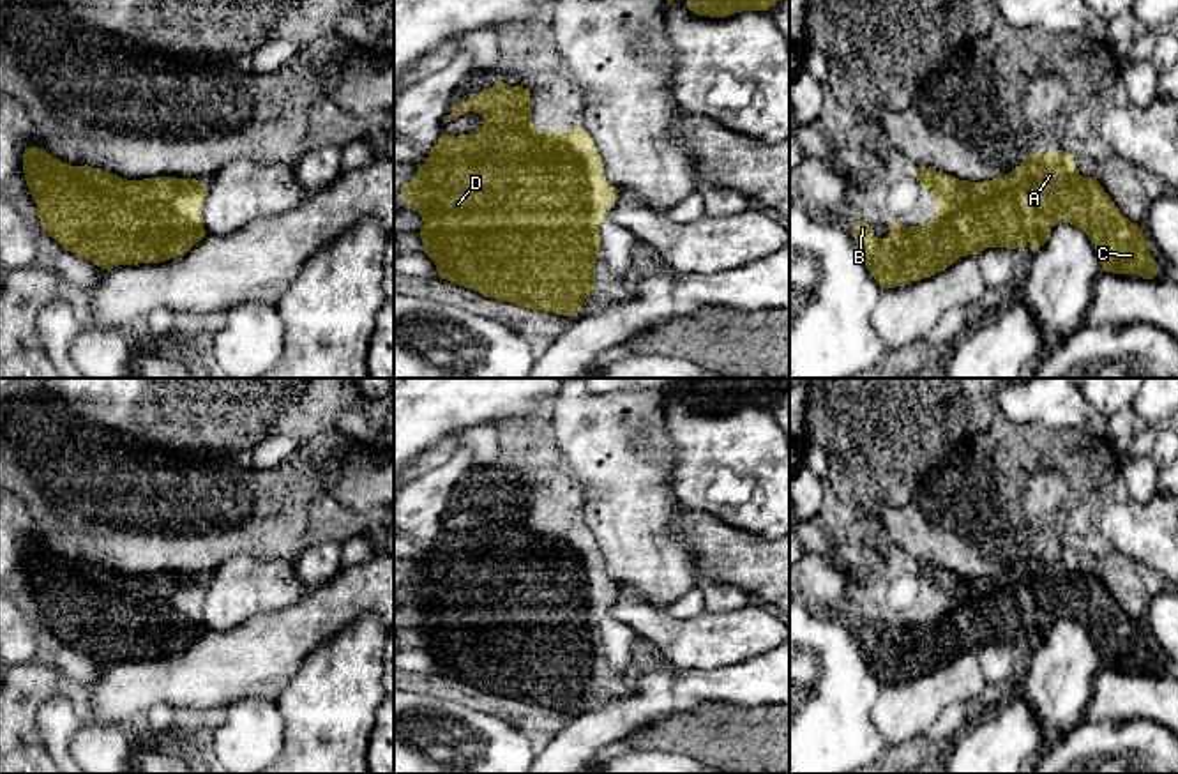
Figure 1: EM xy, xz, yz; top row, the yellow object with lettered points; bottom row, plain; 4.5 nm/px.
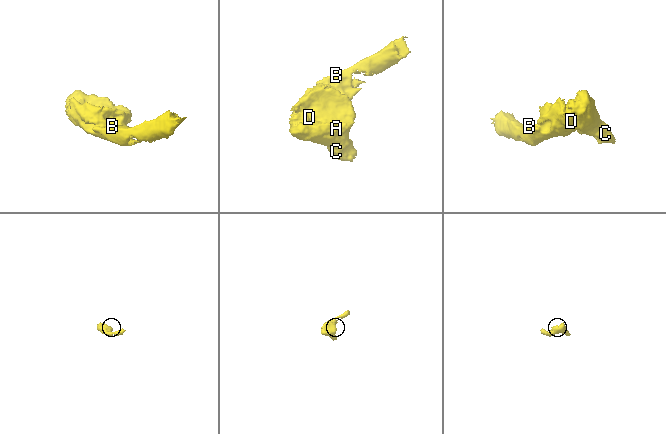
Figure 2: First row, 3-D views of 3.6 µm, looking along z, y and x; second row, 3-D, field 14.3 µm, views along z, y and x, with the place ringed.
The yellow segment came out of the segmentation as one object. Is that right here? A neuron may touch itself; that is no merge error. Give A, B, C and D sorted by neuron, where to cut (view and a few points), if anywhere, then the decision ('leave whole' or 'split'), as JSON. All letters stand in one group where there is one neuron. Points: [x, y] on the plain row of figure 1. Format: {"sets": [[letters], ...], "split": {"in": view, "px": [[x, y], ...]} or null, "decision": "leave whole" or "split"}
{"sets": [["A", "B", "C", "D"]], "split": null, "decision": "leave whole"}

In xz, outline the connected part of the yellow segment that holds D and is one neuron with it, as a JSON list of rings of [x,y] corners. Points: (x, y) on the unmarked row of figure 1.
[[[496,477],[470,495],[457,497],[445,518],[470,507],[480,509],[484,521],[470,530],[443,528],[426,558],[417,560],[417,571],[399,583],[404,599],[426,618],[419,629],[424,649],[434,657],[442,675],[500,698],[563,712],[581,709],[597,677],[599,622],[620,588],[604,573],[595,537],[583,523],[549,525],[544,532],[532,518],[530,484],[519,481]]]

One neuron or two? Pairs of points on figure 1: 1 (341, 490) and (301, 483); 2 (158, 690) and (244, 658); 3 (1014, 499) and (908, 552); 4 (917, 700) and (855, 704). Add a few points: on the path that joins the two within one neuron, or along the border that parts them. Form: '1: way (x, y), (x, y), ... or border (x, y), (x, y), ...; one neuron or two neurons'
1: way (331, 488), (311, 488); one neuron
2: way (179, 681), (203, 681), (223, 668); one neuron
3: way (988, 511), (977, 518), (959, 518), (935, 527); one neuron
4: border (880, 686), (871, 721), (885, 743); two neurons

